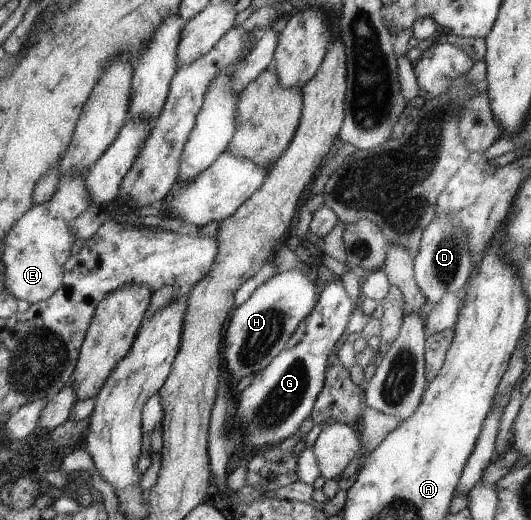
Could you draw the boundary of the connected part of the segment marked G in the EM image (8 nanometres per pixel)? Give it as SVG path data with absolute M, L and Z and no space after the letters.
M333 276L325 283L312 312L293 332L284 350L257 372L251 384L241 392L237 416L241 418L243 444L269 448L280 445L292 437L291 434L296 435L301 422L314 411L313 404L316 404L321 388L324 388L323 380L326 380L327 356L331 355L339 338L344 336L353 310L355 302L349 298L341 278Z

